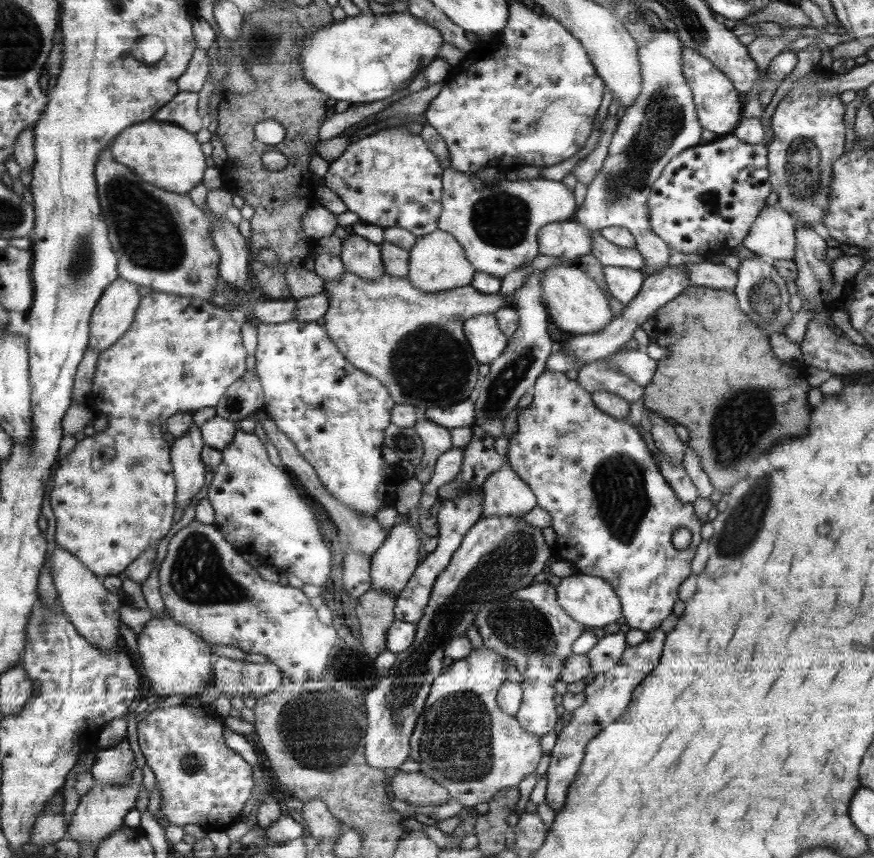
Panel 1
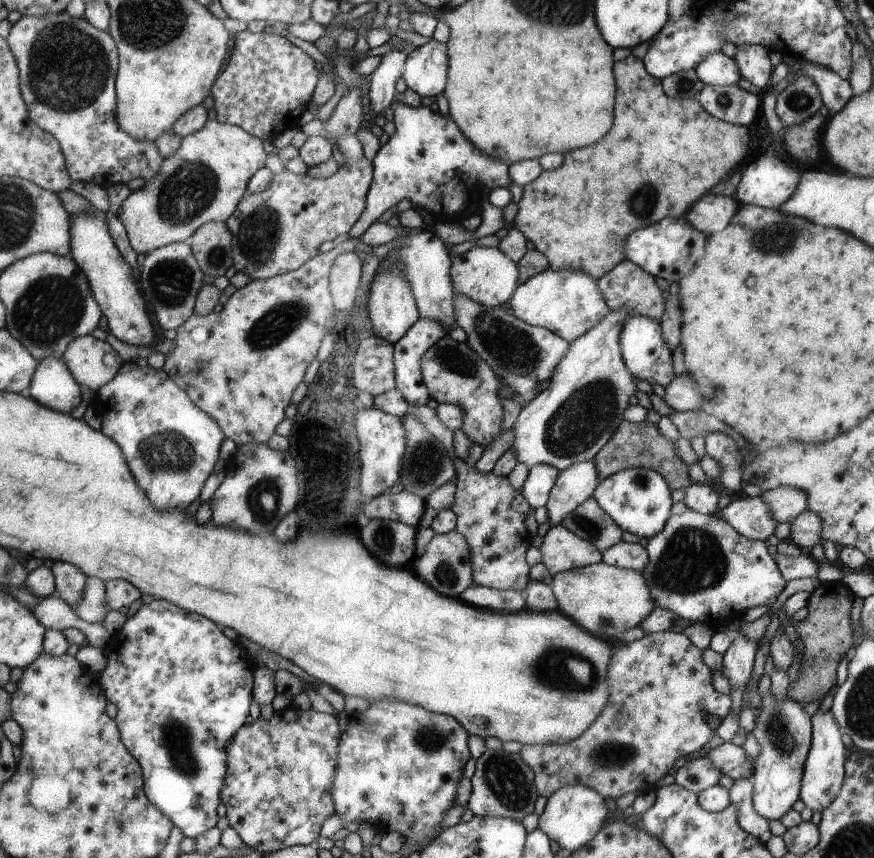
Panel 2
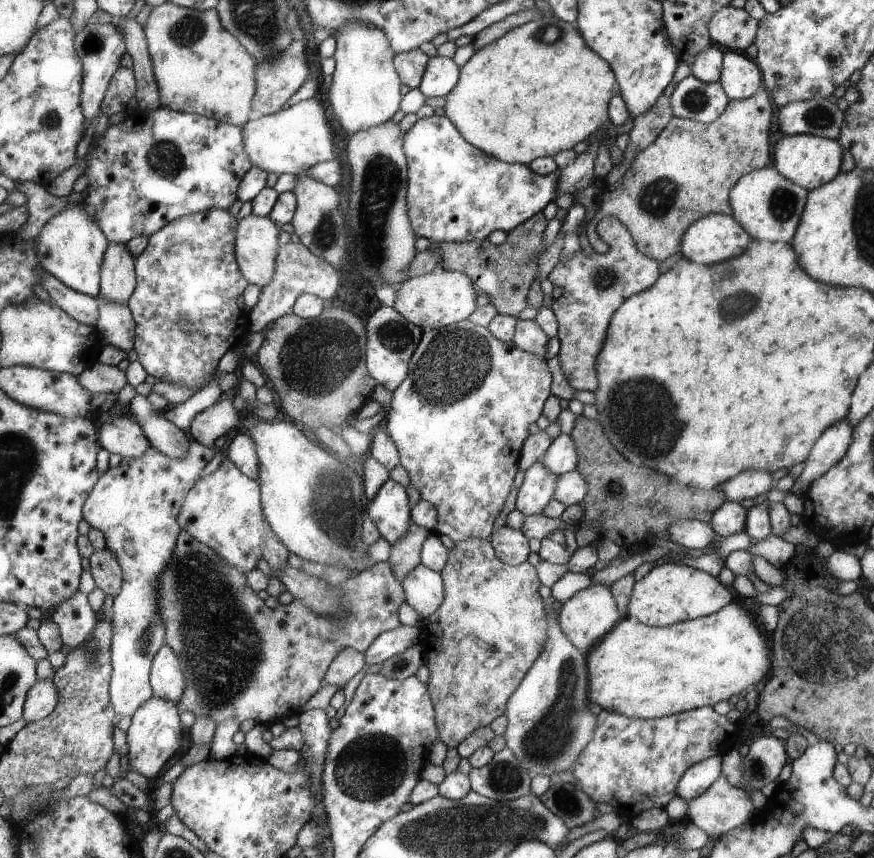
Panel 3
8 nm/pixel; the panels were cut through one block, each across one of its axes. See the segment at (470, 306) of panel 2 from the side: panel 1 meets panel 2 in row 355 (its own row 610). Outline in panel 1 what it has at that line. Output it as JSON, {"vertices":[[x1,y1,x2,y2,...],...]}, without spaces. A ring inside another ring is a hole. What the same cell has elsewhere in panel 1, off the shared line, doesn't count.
{"vertices":[[535,582,482,605,475,620,483,646,512,660,522,674,523,697,515,719,526,732,542,738,558,720,554,704,556,690,552,686,560,680,562,665,574,654,573,644,584,634,585,627,563,610,558,603,557,588,547,582]]}

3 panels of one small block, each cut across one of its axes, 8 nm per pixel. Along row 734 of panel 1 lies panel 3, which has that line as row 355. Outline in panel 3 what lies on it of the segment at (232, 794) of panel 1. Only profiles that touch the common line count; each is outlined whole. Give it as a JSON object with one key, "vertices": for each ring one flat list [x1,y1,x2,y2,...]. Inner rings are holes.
{"vertices":[[210,209,209,211,182,215,178,219,165,224,160,231,153,232,148,237,146,248,136,257,137,286,130,298,128,305,132,310,134,320,136,320,136,338,134,339,134,349,138,354,138,361,146,369,148,374,155,376,158,381,168,381,179,385,186,385,195,391,199,391,211,380,213,373,219,365,219,360,227,350,236,346,240,338,248,332,248,316,238,308,238,296,244,292,249,285,245,275,241,272,240,265,236,257,237,228,240,226,238,218,231,216,227,209]]}

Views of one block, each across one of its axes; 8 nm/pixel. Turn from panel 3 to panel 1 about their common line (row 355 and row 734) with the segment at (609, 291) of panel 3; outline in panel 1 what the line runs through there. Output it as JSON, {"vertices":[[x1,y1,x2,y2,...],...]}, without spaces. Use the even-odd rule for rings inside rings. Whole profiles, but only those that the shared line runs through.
{"vertices":[[654,629,646,633,646,639,636,646,629,646,624,651,620,662,606,672,596,675,594,681,586,685,584,703,573,710,572,719,564,724,558,733,556,743,550,756,552,756,548,772,548,788,546,804,556,813,560,813,566,802,566,792,572,782,577,778,581,764,585,758,585,748,590,740,594,739,606,726,620,719,633,700,633,692,642,680,650,674,661,662,665,650,666,631]]}

